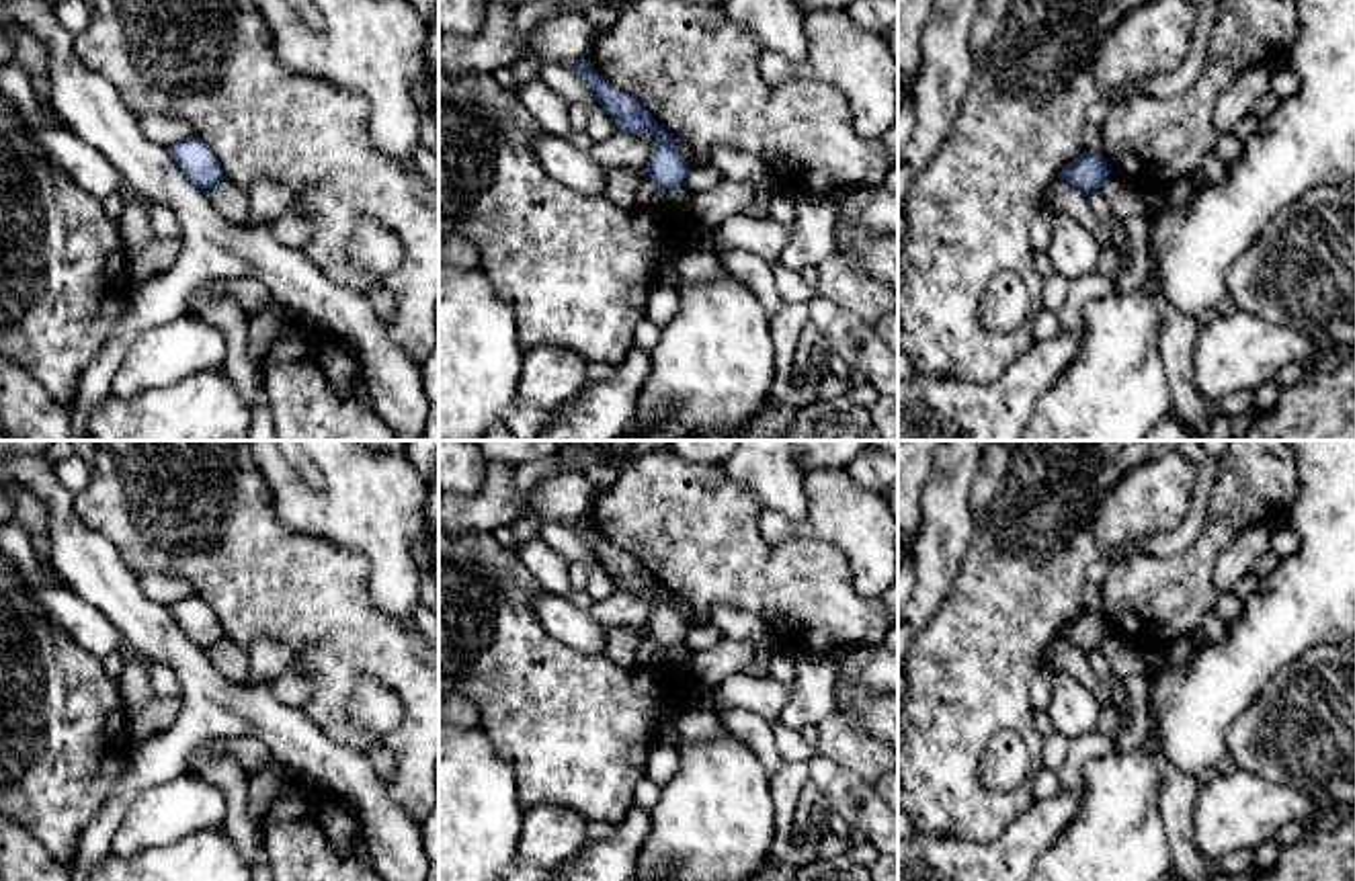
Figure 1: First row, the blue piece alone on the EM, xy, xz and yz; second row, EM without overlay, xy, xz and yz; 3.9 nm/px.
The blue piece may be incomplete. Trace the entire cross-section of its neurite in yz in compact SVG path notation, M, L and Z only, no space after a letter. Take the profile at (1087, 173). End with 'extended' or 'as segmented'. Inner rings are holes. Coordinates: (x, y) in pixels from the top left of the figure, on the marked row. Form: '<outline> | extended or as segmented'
M1082 152L1076 160L1066 164L1058 178L1078 186L1082 193L1093 193L1111 174L1103 152Z | as segmented

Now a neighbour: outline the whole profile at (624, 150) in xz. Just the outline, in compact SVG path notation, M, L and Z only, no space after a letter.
M617 131L609 139L594 141L586 152L605 172L615 168L638 170L650 162L654 141L656 131L644 135Z

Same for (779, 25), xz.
M726 0L726 14L748 29L765 51L787 61L808 55L806 14L793 0Z

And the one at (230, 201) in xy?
M223 178L209 191L209 201L221 217L234 223L252 225L248 219L248 191Z

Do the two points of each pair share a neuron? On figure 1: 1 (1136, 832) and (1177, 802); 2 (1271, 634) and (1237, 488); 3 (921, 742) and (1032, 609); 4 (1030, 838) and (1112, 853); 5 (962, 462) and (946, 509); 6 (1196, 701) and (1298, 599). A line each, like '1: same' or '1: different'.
1: different
2: different
3: same
4: different
5: same
6: same

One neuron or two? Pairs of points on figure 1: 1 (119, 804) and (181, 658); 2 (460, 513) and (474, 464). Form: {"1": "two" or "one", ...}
{"1": "one", "2": "two"}

